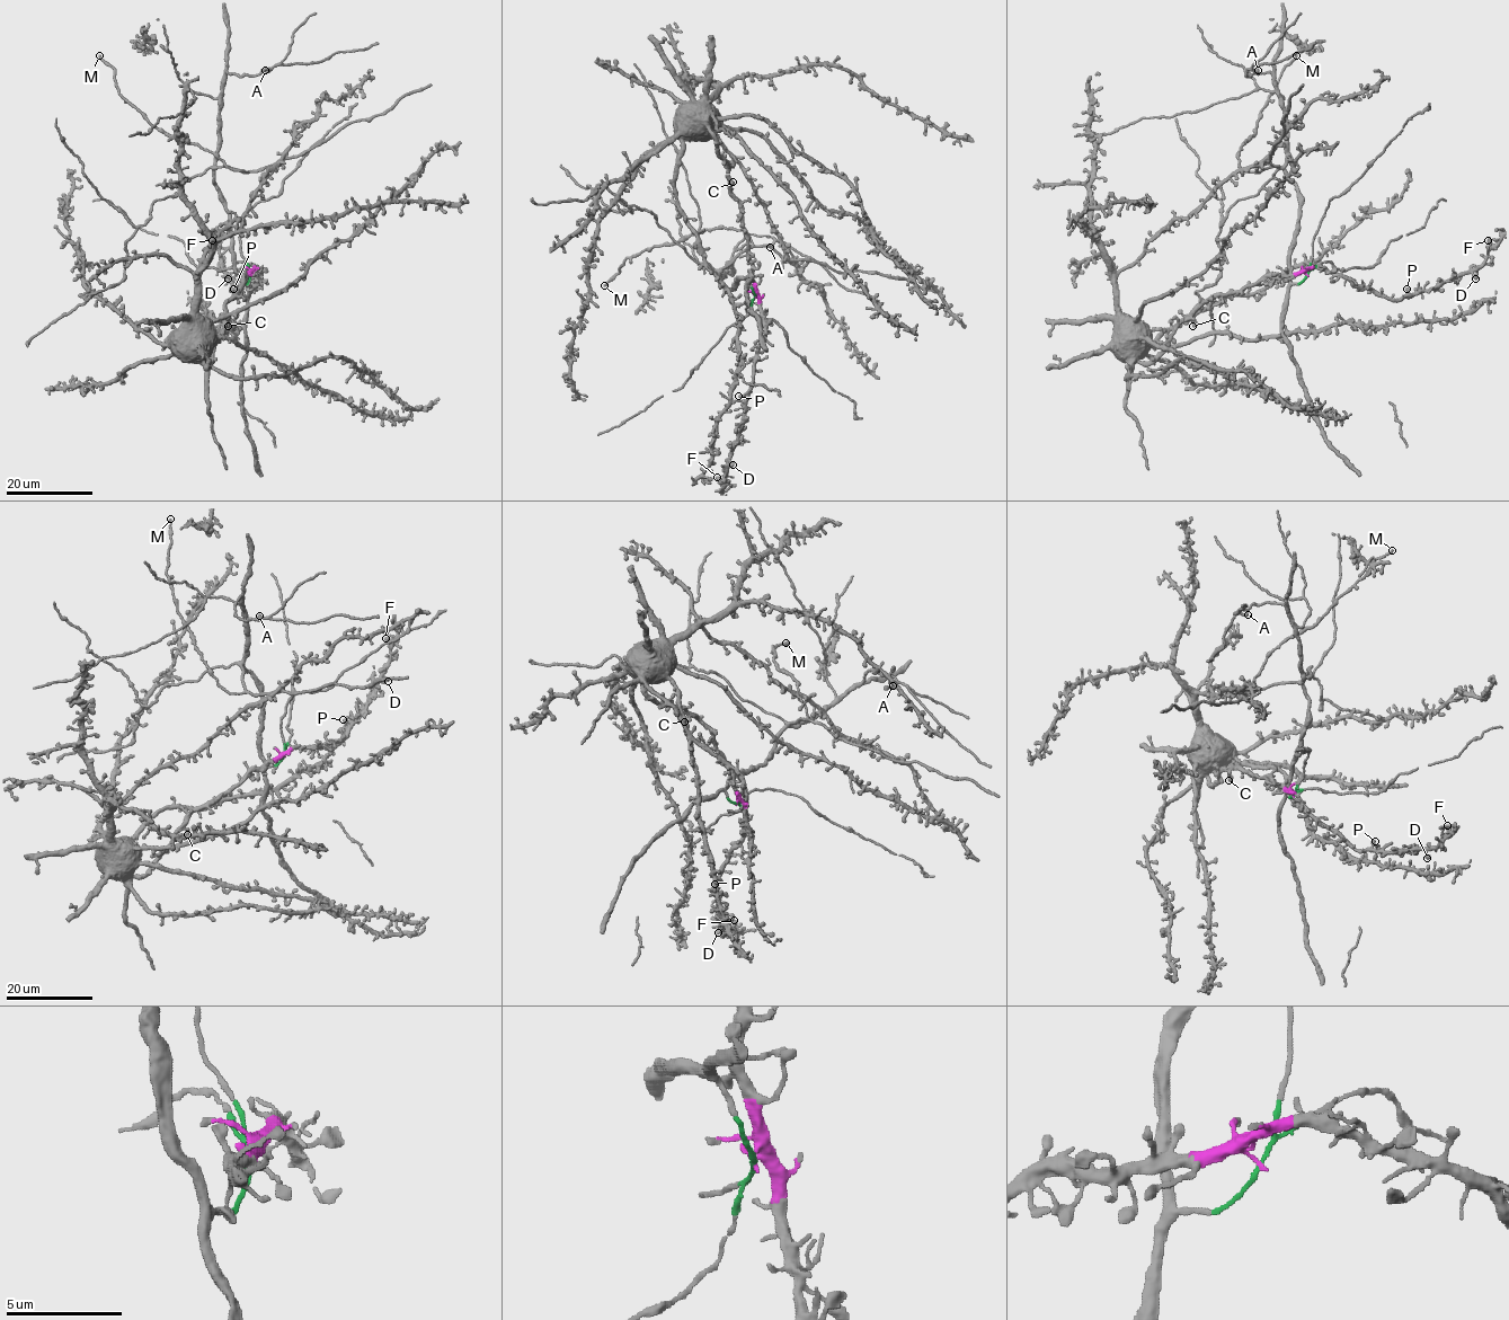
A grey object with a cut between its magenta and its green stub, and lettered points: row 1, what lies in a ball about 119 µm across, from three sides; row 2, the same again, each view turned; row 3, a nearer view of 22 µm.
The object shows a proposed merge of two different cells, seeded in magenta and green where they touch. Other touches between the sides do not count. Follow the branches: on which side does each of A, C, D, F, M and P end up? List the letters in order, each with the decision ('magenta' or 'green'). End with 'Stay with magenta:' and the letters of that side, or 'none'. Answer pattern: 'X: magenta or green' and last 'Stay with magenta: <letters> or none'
A: green
C: magenta
D: magenta
F: magenta
M: green
P: magenta
Stay with magenta: C, D, F, P

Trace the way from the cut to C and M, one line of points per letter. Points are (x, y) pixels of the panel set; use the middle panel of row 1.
C: (754, 297), (740, 204), (730, 193), (730, 179), (733, 182)
M: (754, 297), (747, 278), (730, 289), (720, 283), (751, 237), (716, 228), (627, 257), (604, 285)

